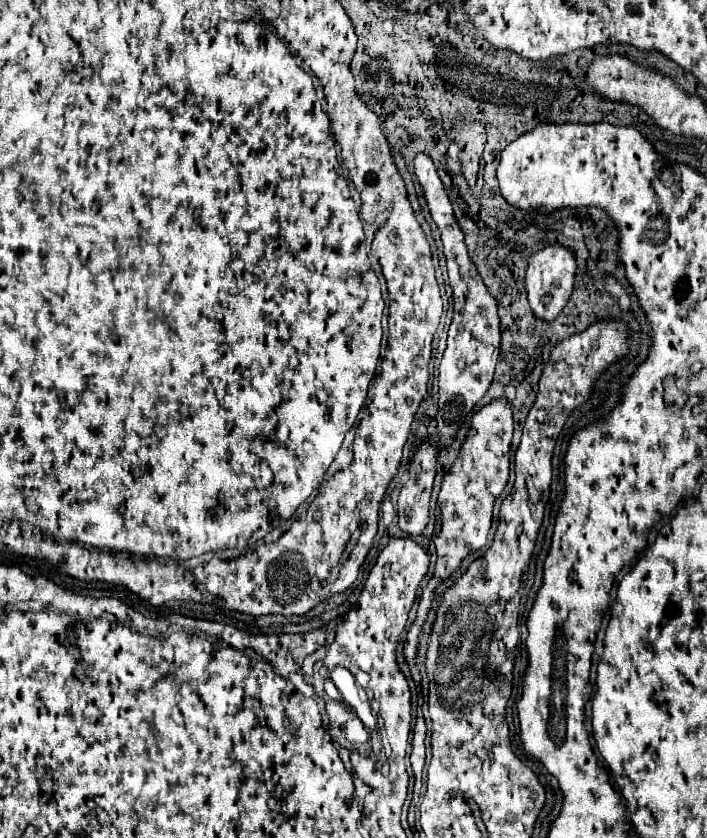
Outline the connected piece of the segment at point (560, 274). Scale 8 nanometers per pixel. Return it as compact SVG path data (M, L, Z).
M554 243L546 245L544 249L536 251L528 259L528 269L526 269L526 291L528 291L528 301L534 311L534 315L542 319L554 319L566 305L566 299L570 299L570 293L574 289L574 277L576 277L576 259L574 251L568 247Z

